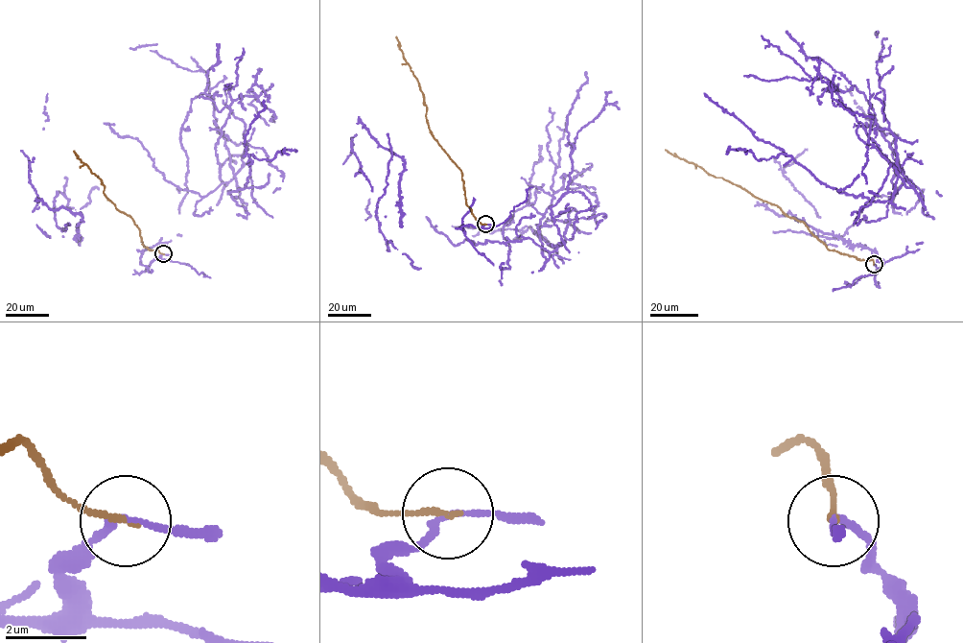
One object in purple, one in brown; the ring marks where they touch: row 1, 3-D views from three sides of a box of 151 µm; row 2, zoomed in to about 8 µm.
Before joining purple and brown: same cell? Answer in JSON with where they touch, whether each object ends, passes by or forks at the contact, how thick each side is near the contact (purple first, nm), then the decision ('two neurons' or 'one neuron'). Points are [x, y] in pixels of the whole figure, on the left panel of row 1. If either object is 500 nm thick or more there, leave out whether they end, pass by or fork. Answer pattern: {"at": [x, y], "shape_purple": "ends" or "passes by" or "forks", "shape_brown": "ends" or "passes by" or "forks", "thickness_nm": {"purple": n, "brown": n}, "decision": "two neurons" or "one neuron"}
{"at": [163, 253], "shape_purple": "passes by", "shape_brown": "ends", "thickness_nm": {"purple": 150, "brown": 150}, "decision": "two neurons"}

